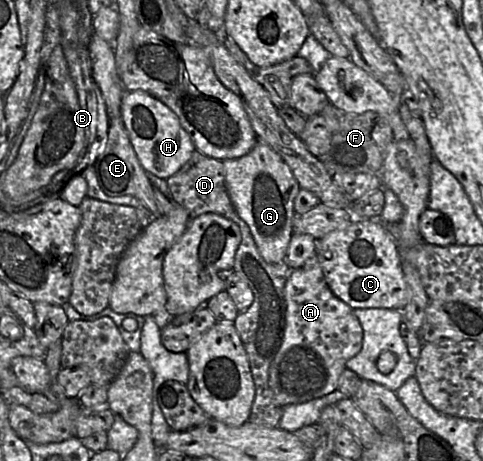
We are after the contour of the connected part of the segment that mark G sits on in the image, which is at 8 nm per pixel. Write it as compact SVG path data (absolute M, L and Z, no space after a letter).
M260 140L246 155L223 163L230 200L239 218L247 224L260 255L268 263L285 261L294 233L294 200L301 189L291 169L278 153Z

